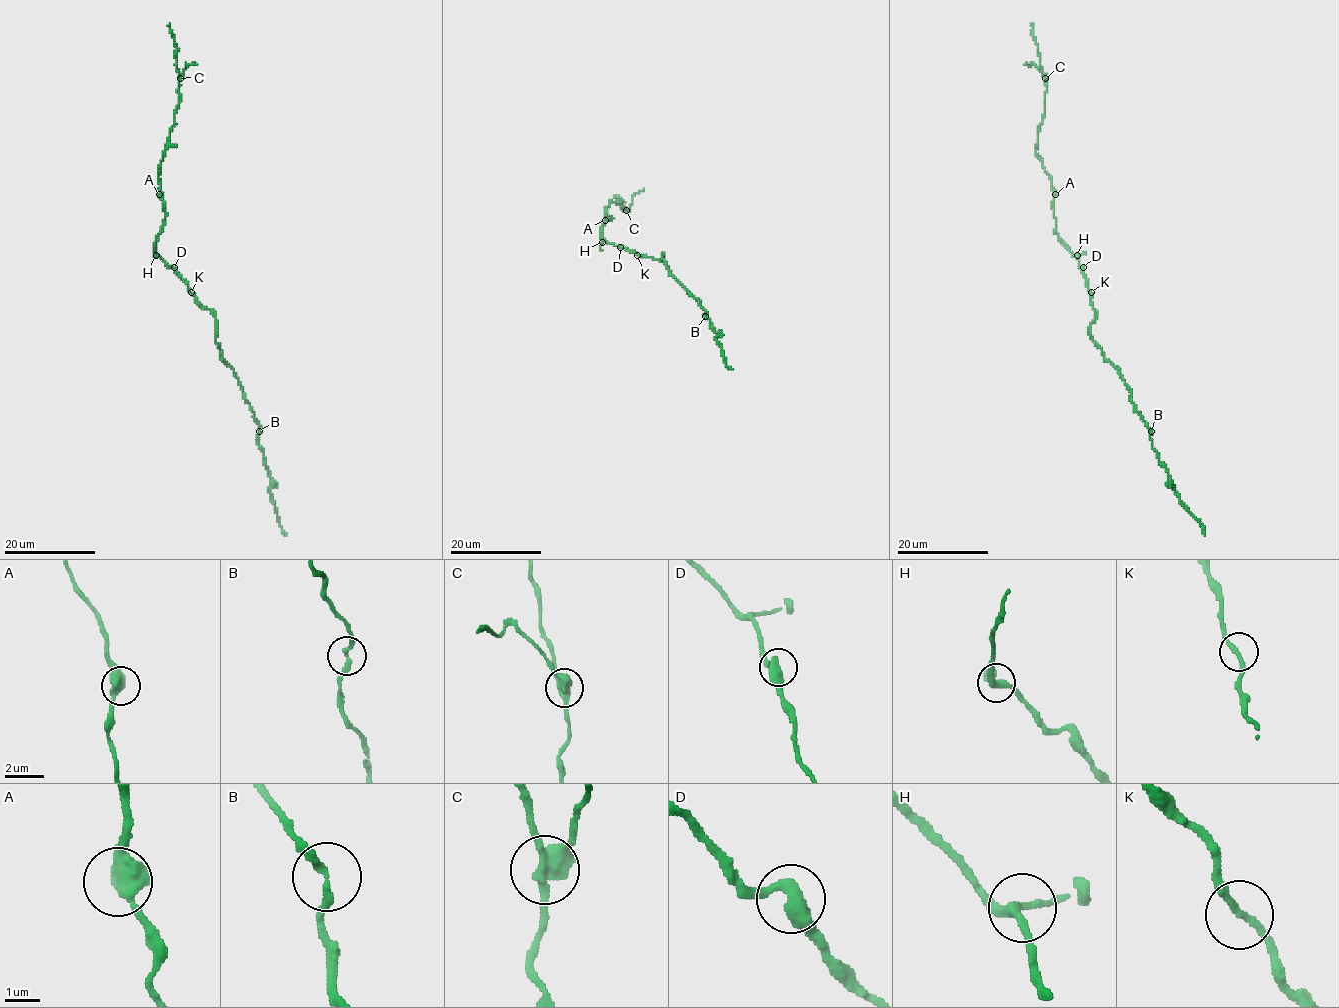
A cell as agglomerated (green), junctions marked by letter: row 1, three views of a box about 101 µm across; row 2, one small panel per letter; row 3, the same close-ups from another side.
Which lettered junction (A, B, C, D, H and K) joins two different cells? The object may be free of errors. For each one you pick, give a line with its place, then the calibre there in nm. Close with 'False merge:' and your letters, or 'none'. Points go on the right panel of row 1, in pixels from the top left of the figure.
C: (1045, 78) | 400 nm
False merge: C

